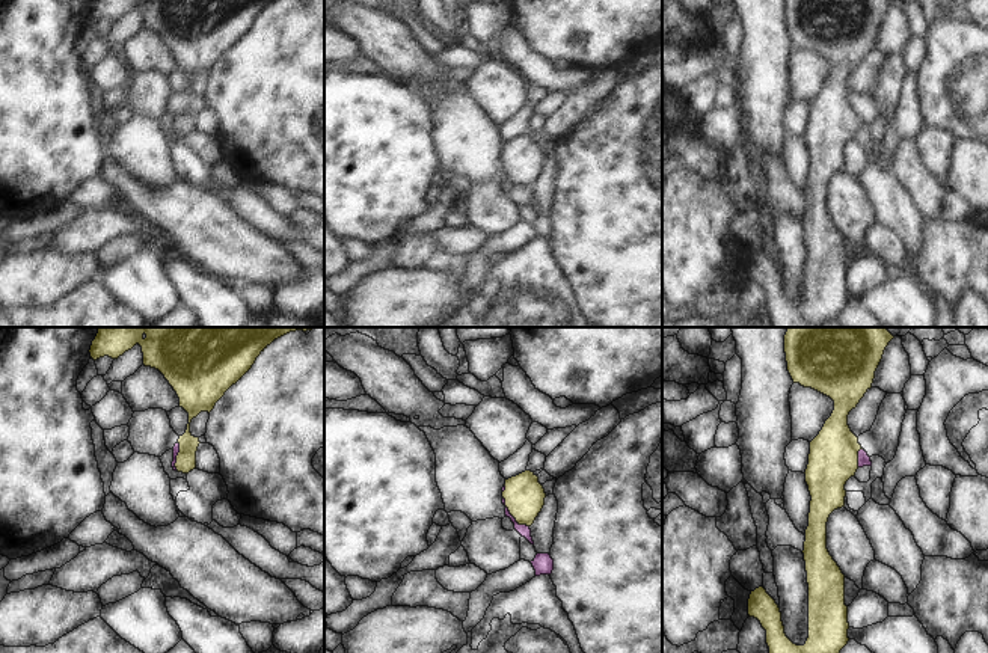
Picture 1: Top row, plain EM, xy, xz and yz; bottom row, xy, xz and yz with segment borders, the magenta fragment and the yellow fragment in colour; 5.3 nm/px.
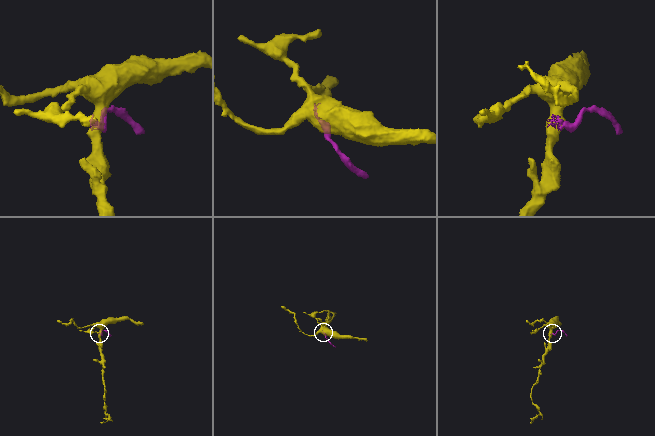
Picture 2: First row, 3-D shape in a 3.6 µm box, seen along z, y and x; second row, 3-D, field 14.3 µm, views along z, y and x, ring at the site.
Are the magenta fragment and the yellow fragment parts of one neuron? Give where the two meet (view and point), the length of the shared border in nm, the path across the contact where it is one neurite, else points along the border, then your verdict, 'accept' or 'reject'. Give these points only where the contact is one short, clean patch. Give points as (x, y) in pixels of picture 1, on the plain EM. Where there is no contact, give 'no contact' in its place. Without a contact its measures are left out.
xz (510, 177) | 220 nm | across xz (522, 192), (510, 177), (524, 163), (524, 157) | accept

